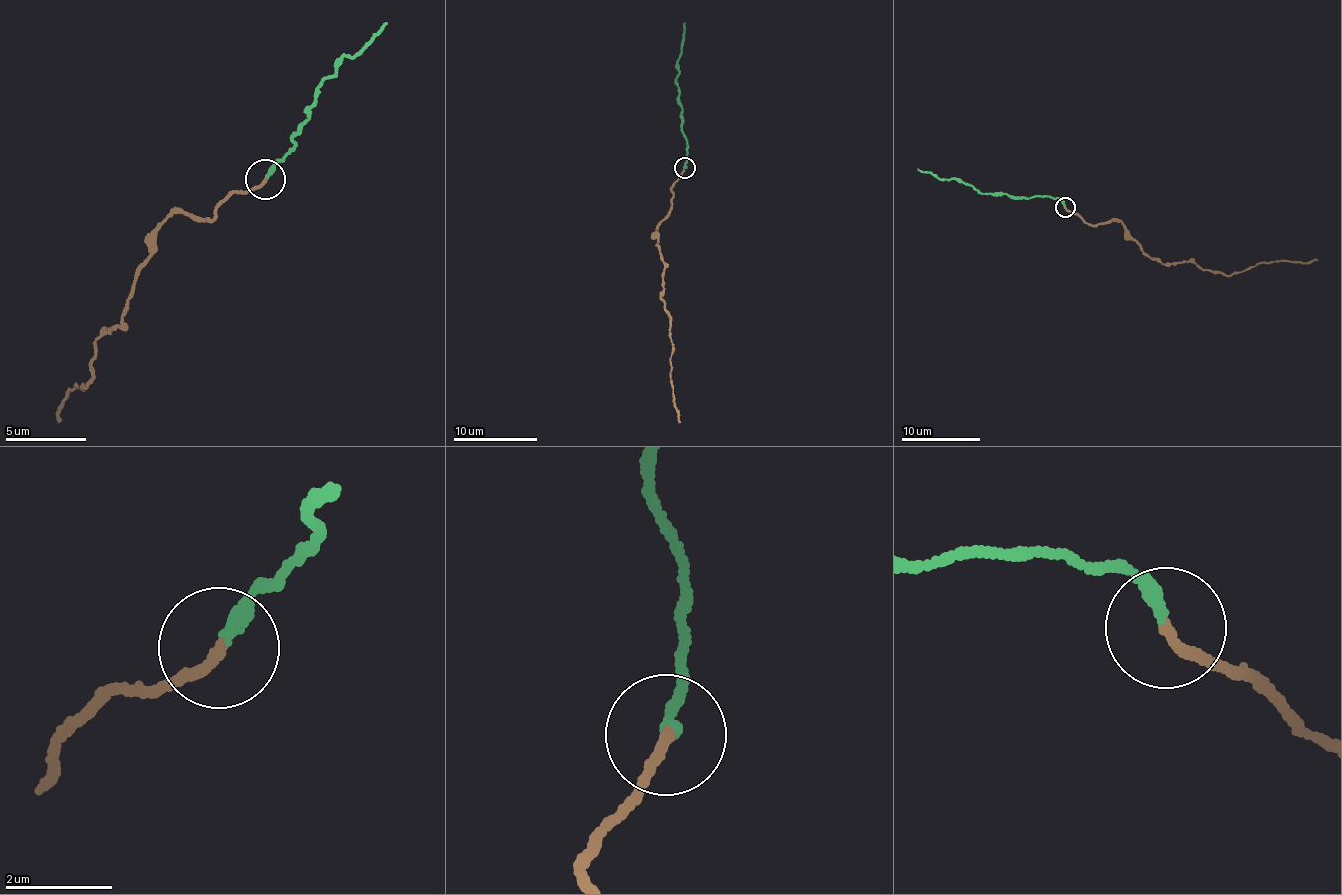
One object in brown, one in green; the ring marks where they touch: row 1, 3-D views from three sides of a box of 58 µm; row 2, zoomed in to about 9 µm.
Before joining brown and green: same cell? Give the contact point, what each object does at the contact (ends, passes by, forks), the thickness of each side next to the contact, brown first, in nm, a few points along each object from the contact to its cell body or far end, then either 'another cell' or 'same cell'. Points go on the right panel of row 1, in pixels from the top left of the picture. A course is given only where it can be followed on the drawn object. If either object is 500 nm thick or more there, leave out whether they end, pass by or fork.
place (1065, 207); brown ends; green ends; calibres 200 and 280 nm; course brown (1064, 206), (1096, 226), (1121, 222), (1144, 252), (1171, 265), (1186, 261), (1232, 275), (1260, 263), (1318, 260); course green (1064, 206), (1060, 198), (1034, 194), (1025, 199), (979, 192), (959, 180), (936, 177), (918, 168); same cell

